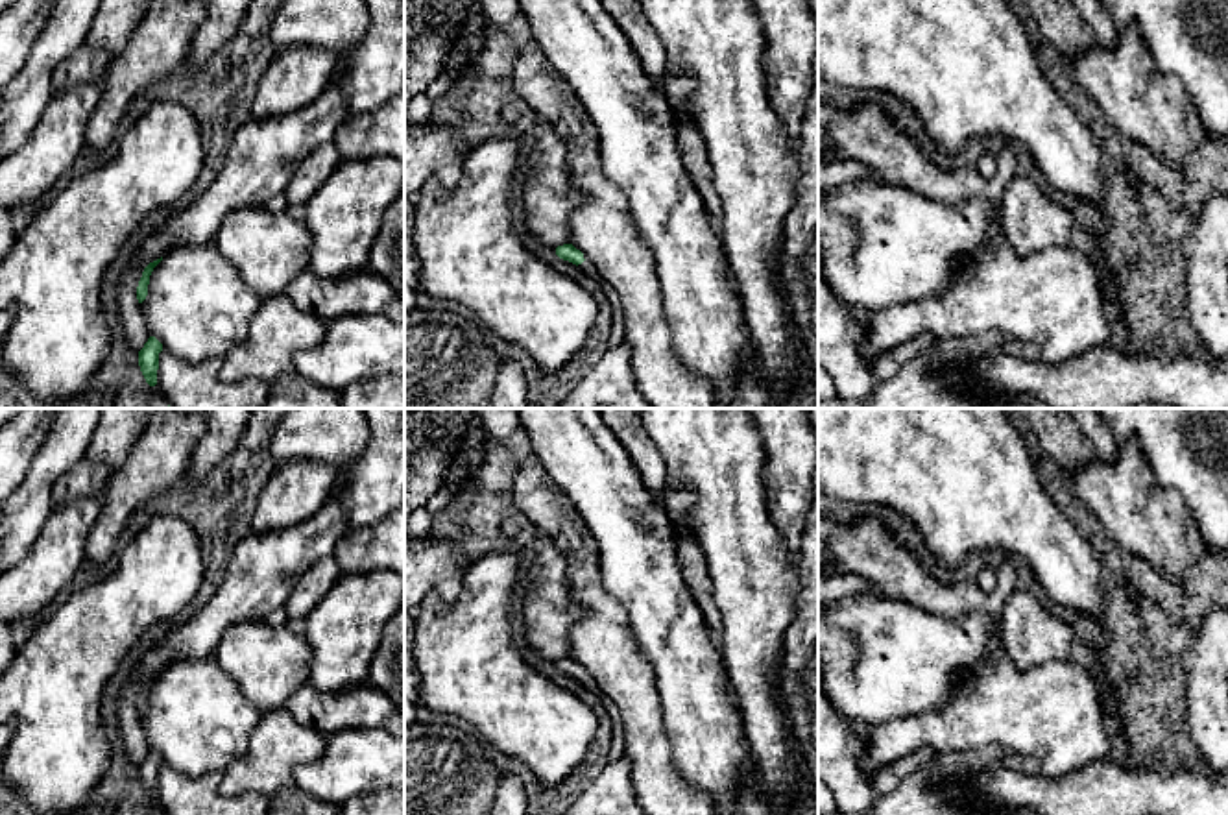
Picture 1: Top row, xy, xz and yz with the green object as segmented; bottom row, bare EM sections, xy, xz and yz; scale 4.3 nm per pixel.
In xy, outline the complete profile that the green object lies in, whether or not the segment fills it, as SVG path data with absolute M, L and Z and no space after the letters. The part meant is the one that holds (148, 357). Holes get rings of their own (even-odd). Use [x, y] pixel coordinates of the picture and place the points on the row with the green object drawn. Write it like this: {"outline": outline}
{"outline": "M150 336L144 347L138 351L140 371L146 383L151 386L151 399L148 403L150 408L172 408L157 384L161 351L163 351L163 344L155 336Z"}

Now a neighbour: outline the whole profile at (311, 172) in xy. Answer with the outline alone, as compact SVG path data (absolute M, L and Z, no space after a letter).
M332 142L312 150L301 159L284 190L288 203L307 203L308 198L331 177L342 163L342 155Z

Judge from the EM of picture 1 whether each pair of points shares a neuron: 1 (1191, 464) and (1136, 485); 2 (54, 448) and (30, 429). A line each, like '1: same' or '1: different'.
1: different
2: different

